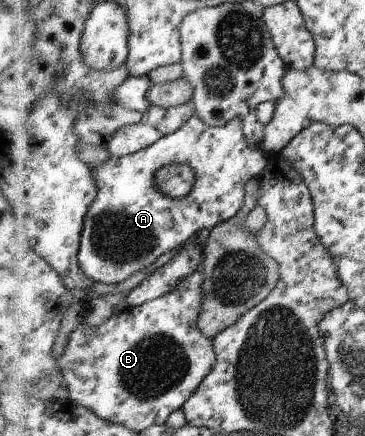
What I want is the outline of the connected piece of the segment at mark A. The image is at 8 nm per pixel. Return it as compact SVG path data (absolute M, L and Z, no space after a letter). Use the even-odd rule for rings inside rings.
M197 113L182 129L165 135L152 147L124 157L113 156L110 161L90 167L98 182L99 195L86 217L86 225L81 243L81 265L87 279L102 283L120 283L129 280L136 273L154 265L162 255L193 241L200 231L214 229L225 221L233 220L245 208L247 188L250 181L259 178L268 168L267 154L254 148L246 137L242 119L237 119L226 127L208 125ZM188 164L198 174L194 191L184 199L174 199L158 185L158 173L168 165Z

